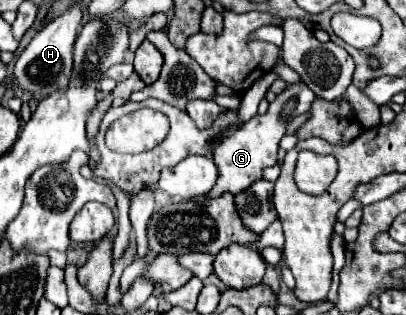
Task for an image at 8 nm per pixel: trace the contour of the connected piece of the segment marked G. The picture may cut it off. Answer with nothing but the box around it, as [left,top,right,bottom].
[202,84,316,200]

